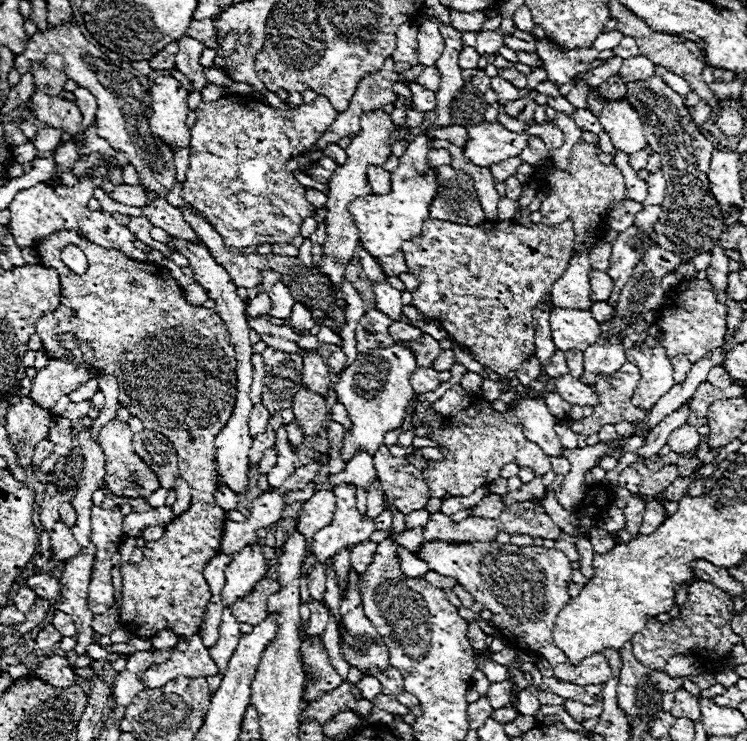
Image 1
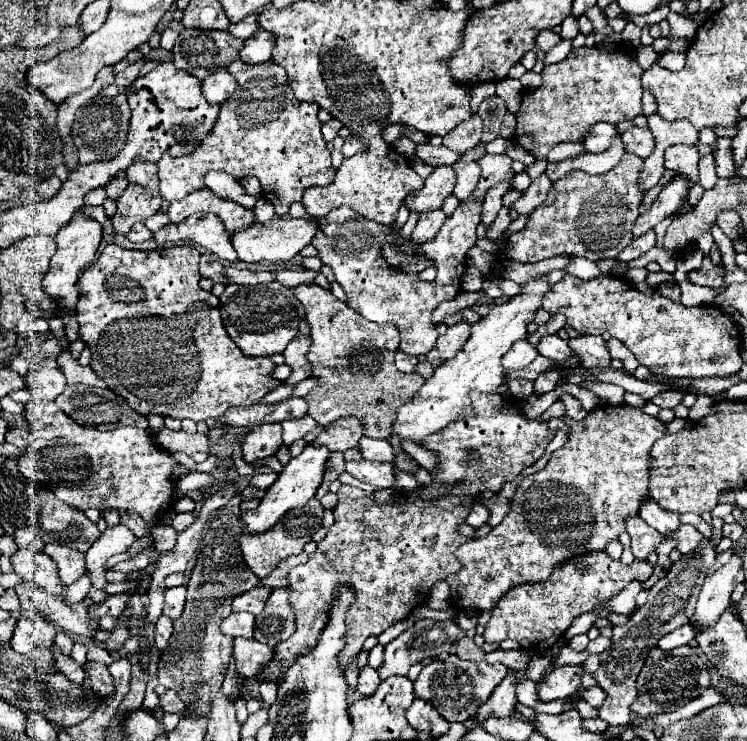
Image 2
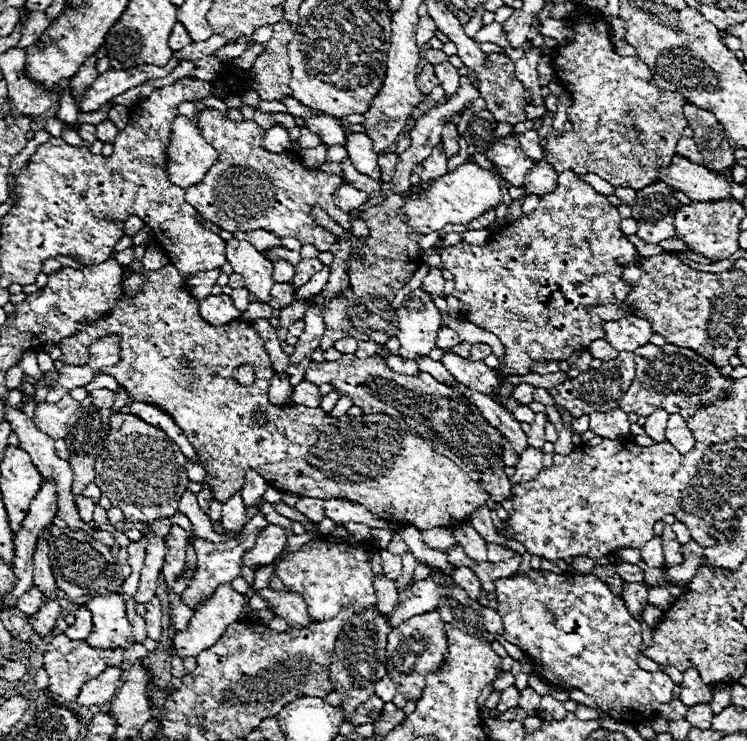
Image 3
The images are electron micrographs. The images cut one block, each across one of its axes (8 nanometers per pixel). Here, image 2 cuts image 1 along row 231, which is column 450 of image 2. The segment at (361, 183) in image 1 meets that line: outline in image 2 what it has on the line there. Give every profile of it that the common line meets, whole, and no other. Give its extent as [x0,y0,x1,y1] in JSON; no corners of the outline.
[426,322,470,360]

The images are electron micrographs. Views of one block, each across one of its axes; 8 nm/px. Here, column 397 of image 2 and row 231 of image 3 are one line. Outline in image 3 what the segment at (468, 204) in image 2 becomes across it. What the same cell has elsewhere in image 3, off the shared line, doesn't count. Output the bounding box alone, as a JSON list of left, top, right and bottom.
[186,108,352,252]

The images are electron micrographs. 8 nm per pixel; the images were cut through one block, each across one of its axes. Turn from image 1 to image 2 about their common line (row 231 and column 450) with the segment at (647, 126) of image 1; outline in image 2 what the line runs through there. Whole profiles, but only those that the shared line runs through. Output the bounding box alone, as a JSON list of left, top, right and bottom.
[414,654,508,722]

